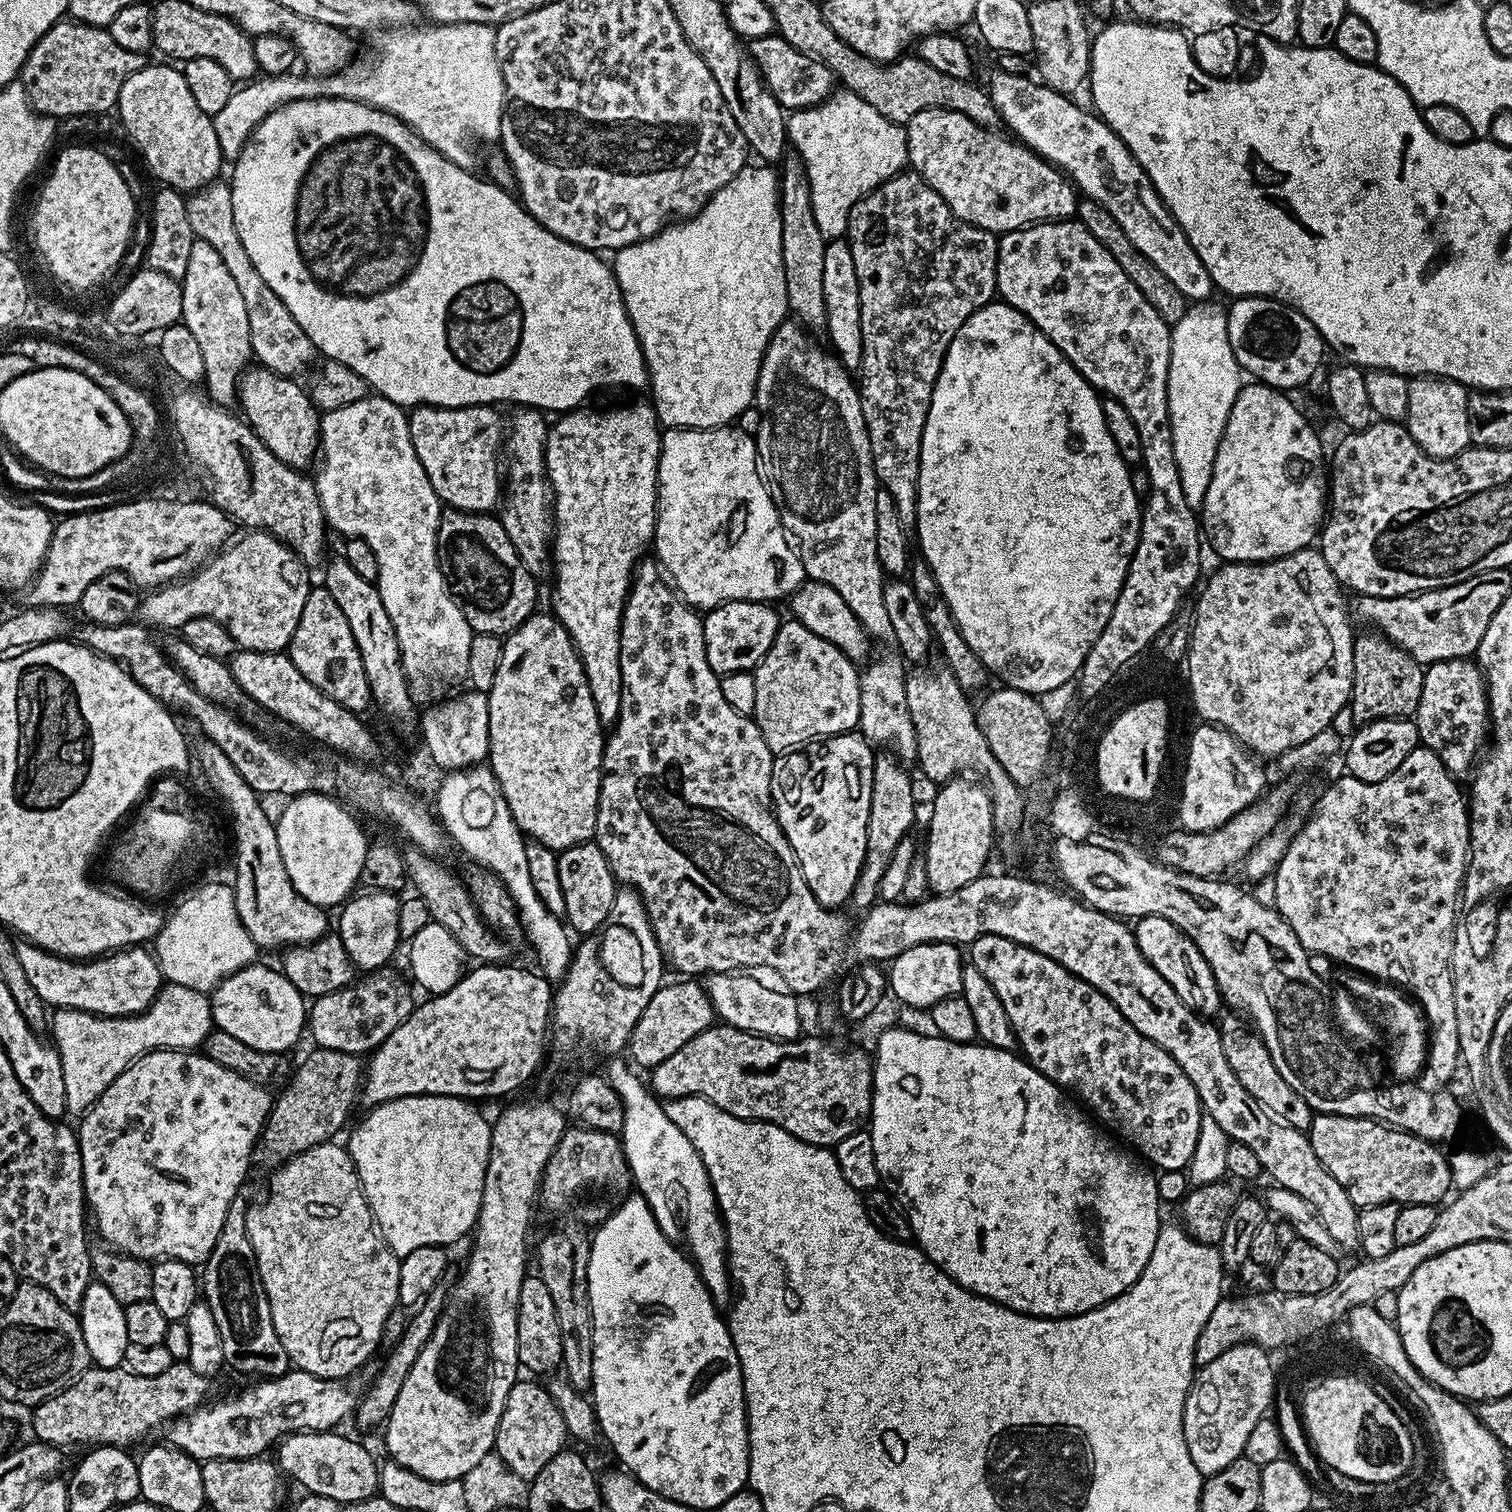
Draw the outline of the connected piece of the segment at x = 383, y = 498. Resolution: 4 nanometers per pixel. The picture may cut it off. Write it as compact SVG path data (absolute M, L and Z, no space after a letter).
M370 394L358 402L350 402L350 406L342 406L338 410L330 410L320 417L320 447L318 449L320 473L315 473L314 483L316 493L322 502L324 518L329 529L341 532L341 537L362 538L362 542L370 545L370 550L374 550L374 558L378 558L378 578L374 581L378 594L382 594L382 606L386 606L386 614L390 614L390 622L394 622L394 634L398 634L398 650L400 651L400 665L404 671L404 677L408 683L408 693L412 696L412 701L417 706L427 706L437 704L441 700L446 700L461 687L460 683L468 680L468 667L470 659L470 644L473 638L473 631L464 617L459 603L452 594L452 589L444 581L444 575L438 562L438 526L442 515L442 501L436 497L434 486L430 486L430 478L426 478L426 470L422 470L422 462L418 462L418 454L414 450L414 442L410 438L408 429L408 416L405 409L399 404L390 402L385 396Z

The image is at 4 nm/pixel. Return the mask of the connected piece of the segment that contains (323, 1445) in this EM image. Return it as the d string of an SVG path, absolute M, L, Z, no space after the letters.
M336 1430L293 1432L291 1436L285 1436L279 1441L275 1449L275 1463L285 1477L293 1476L304 1487L305 1493L324 1495L336 1500L340 1506L370 1500L380 1490L378 1460L368 1453L366 1445L340 1434Z

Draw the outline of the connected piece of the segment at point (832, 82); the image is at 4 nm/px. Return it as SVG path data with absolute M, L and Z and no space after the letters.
M778 34L747 41L746 47L760 71L764 86L772 92L774 99L784 110L818 106L823 100L827 100L837 87L836 76L825 64L794 50L794 46L790 46L790 42L786 42Z

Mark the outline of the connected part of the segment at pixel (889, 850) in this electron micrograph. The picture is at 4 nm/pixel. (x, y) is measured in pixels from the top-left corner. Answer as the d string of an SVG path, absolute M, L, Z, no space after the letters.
M895 755L876 756L870 790L870 822L866 822L866 858L862 858L862 870L850 897L851 907L859 910L867 910L877 903L882 874L886 874L886 866L890 866L894 850L898 850L898 842L905 840L916 820L916 792L903 767L907 768Z

